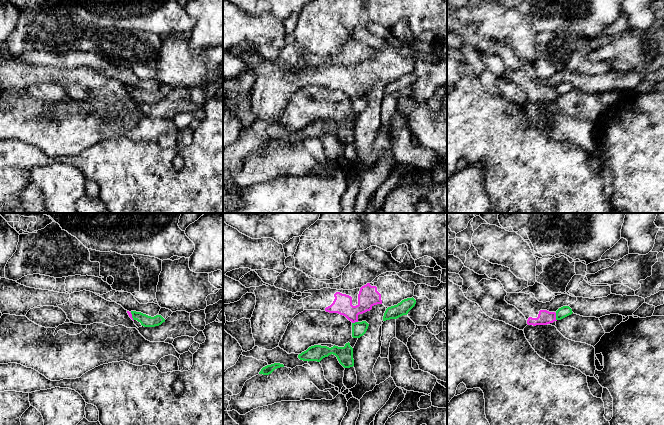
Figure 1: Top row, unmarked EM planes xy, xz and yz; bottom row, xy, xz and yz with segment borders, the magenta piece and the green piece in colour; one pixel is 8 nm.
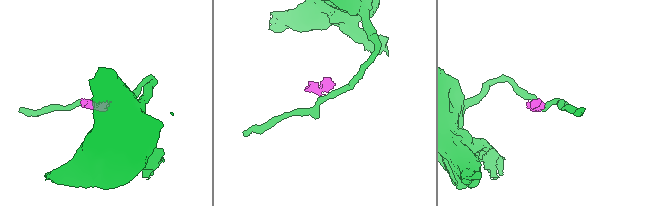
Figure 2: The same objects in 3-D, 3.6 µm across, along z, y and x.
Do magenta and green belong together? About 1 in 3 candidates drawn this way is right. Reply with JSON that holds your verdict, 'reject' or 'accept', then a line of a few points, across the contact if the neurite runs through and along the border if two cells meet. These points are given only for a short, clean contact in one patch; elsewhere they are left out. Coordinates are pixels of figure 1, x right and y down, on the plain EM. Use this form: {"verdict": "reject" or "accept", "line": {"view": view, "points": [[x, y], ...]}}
{"verdict": "reject", "line": {"view": "yz", "points": [[555, 89], [556, 96]]}}

